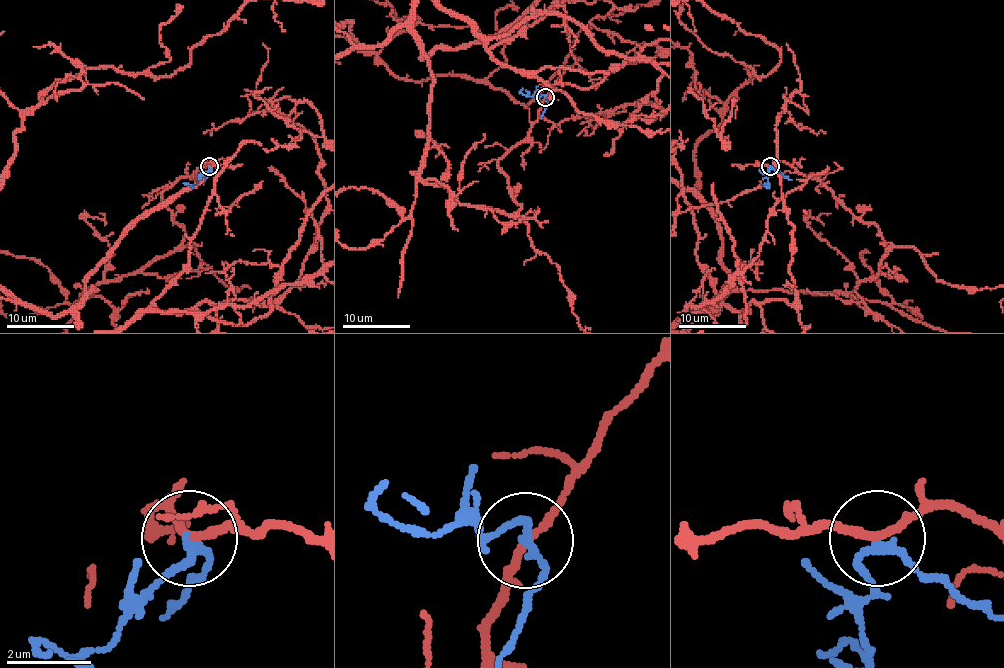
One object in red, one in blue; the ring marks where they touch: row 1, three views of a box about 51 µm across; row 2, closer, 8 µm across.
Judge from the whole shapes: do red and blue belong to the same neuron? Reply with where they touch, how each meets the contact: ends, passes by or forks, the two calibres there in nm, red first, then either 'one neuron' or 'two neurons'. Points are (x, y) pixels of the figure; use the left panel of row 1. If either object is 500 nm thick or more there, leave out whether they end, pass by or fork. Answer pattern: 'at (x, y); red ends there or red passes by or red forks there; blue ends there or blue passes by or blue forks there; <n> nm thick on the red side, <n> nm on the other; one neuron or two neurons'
at (209, 166); red passes by; blue passes by; 170 nm thick on the red side, 180 nm on the other; two neurons

